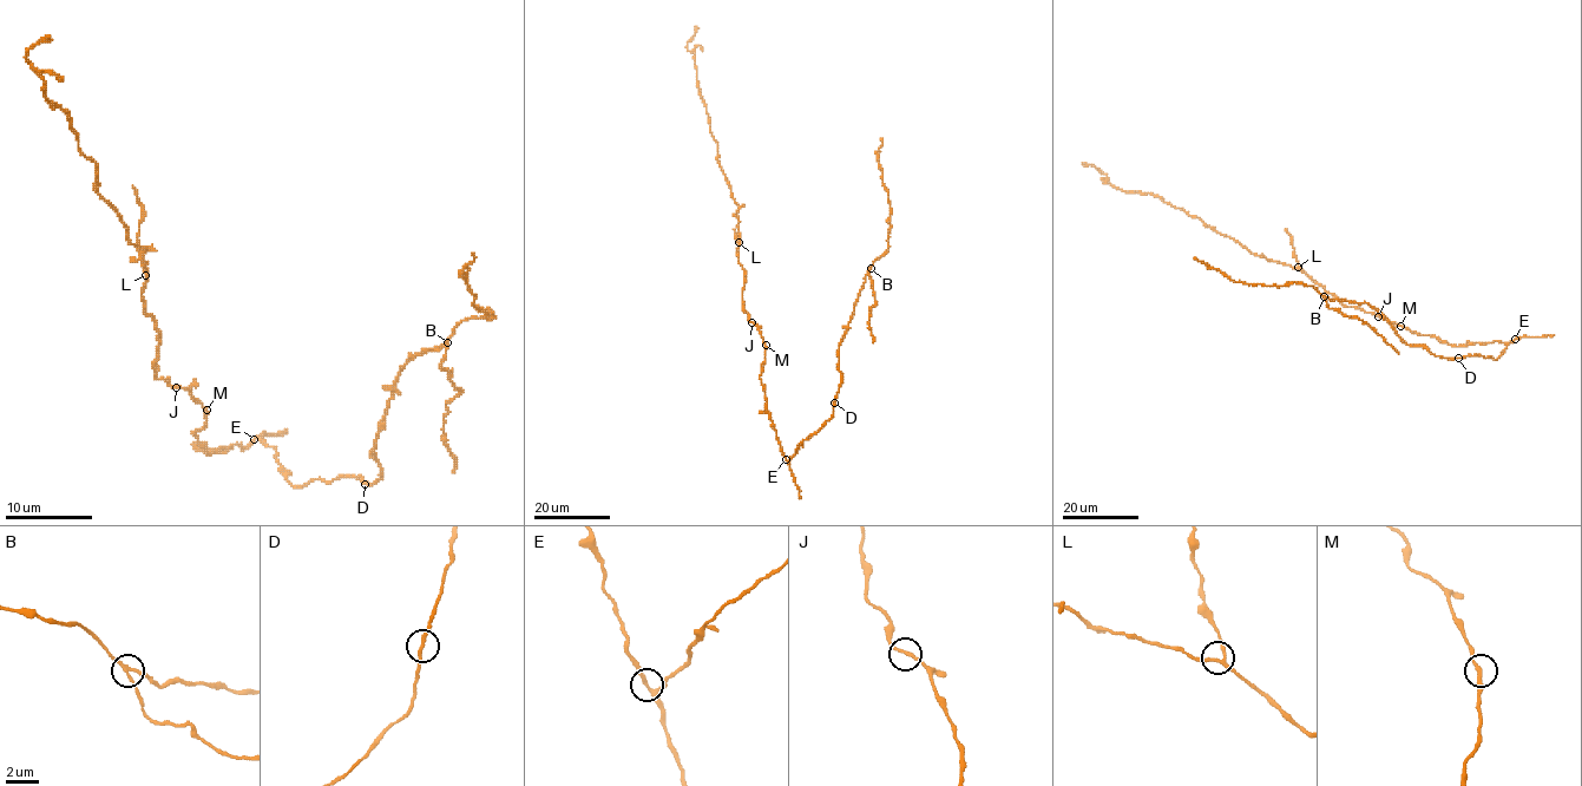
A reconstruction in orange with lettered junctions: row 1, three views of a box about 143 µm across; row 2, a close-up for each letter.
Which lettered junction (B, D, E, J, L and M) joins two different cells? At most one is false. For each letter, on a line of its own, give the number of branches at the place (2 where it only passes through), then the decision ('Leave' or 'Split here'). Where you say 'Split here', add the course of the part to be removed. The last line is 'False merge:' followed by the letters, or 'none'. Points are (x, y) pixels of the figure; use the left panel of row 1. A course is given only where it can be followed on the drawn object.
B: Branches: 3. Split here. Course of the part to remove: (447, 342), (441, 368), (450, 371), (450, 381), (461, 390), (446, 405), (444, 418), (452, 472)
D: Branches: 2. Leave
E: Branches: 3. Leave
J: Branches: 2. Leave
L: Branches: 3. Leave
M: Branches: 2. Leave
False merge: B

